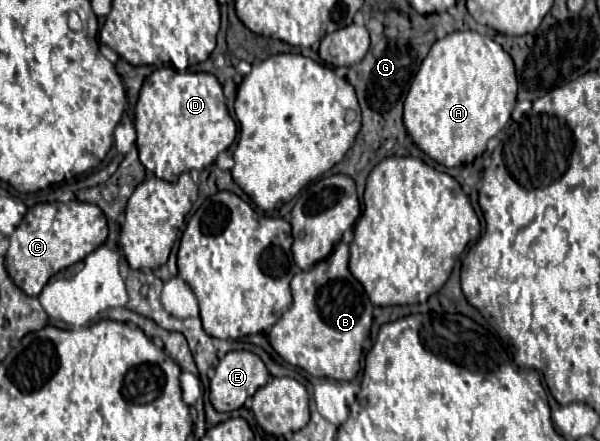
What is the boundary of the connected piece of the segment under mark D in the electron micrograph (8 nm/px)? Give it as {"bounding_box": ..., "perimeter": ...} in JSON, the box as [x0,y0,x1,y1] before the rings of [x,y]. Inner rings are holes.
{"bounding_box":[134,69,236,181],"perimeter":[[[156,69],[140,89],[134,123],[142,165],[166,181],[176,181],[184,171],[202,171],[236,139],[236,123],[226,109],[222,85],[212,73]]]}

